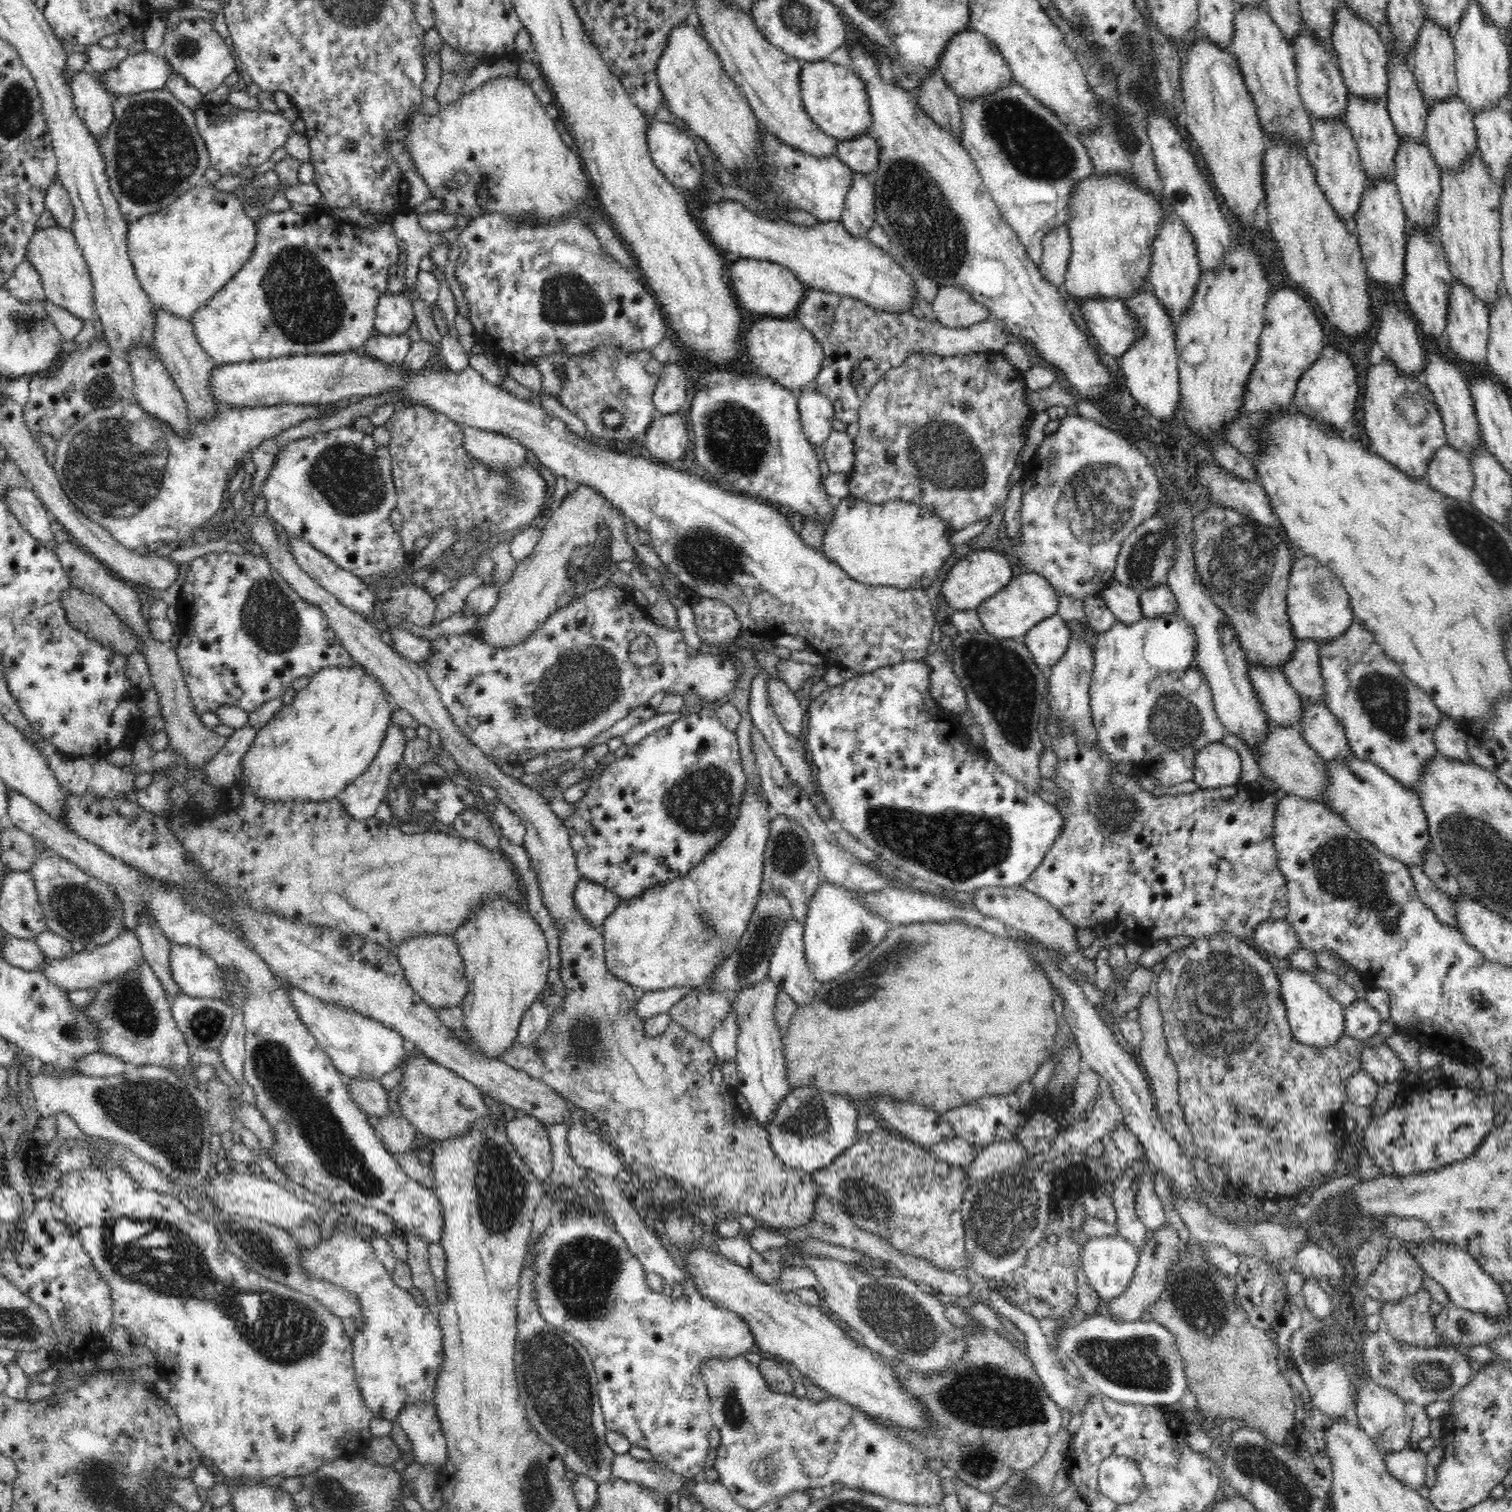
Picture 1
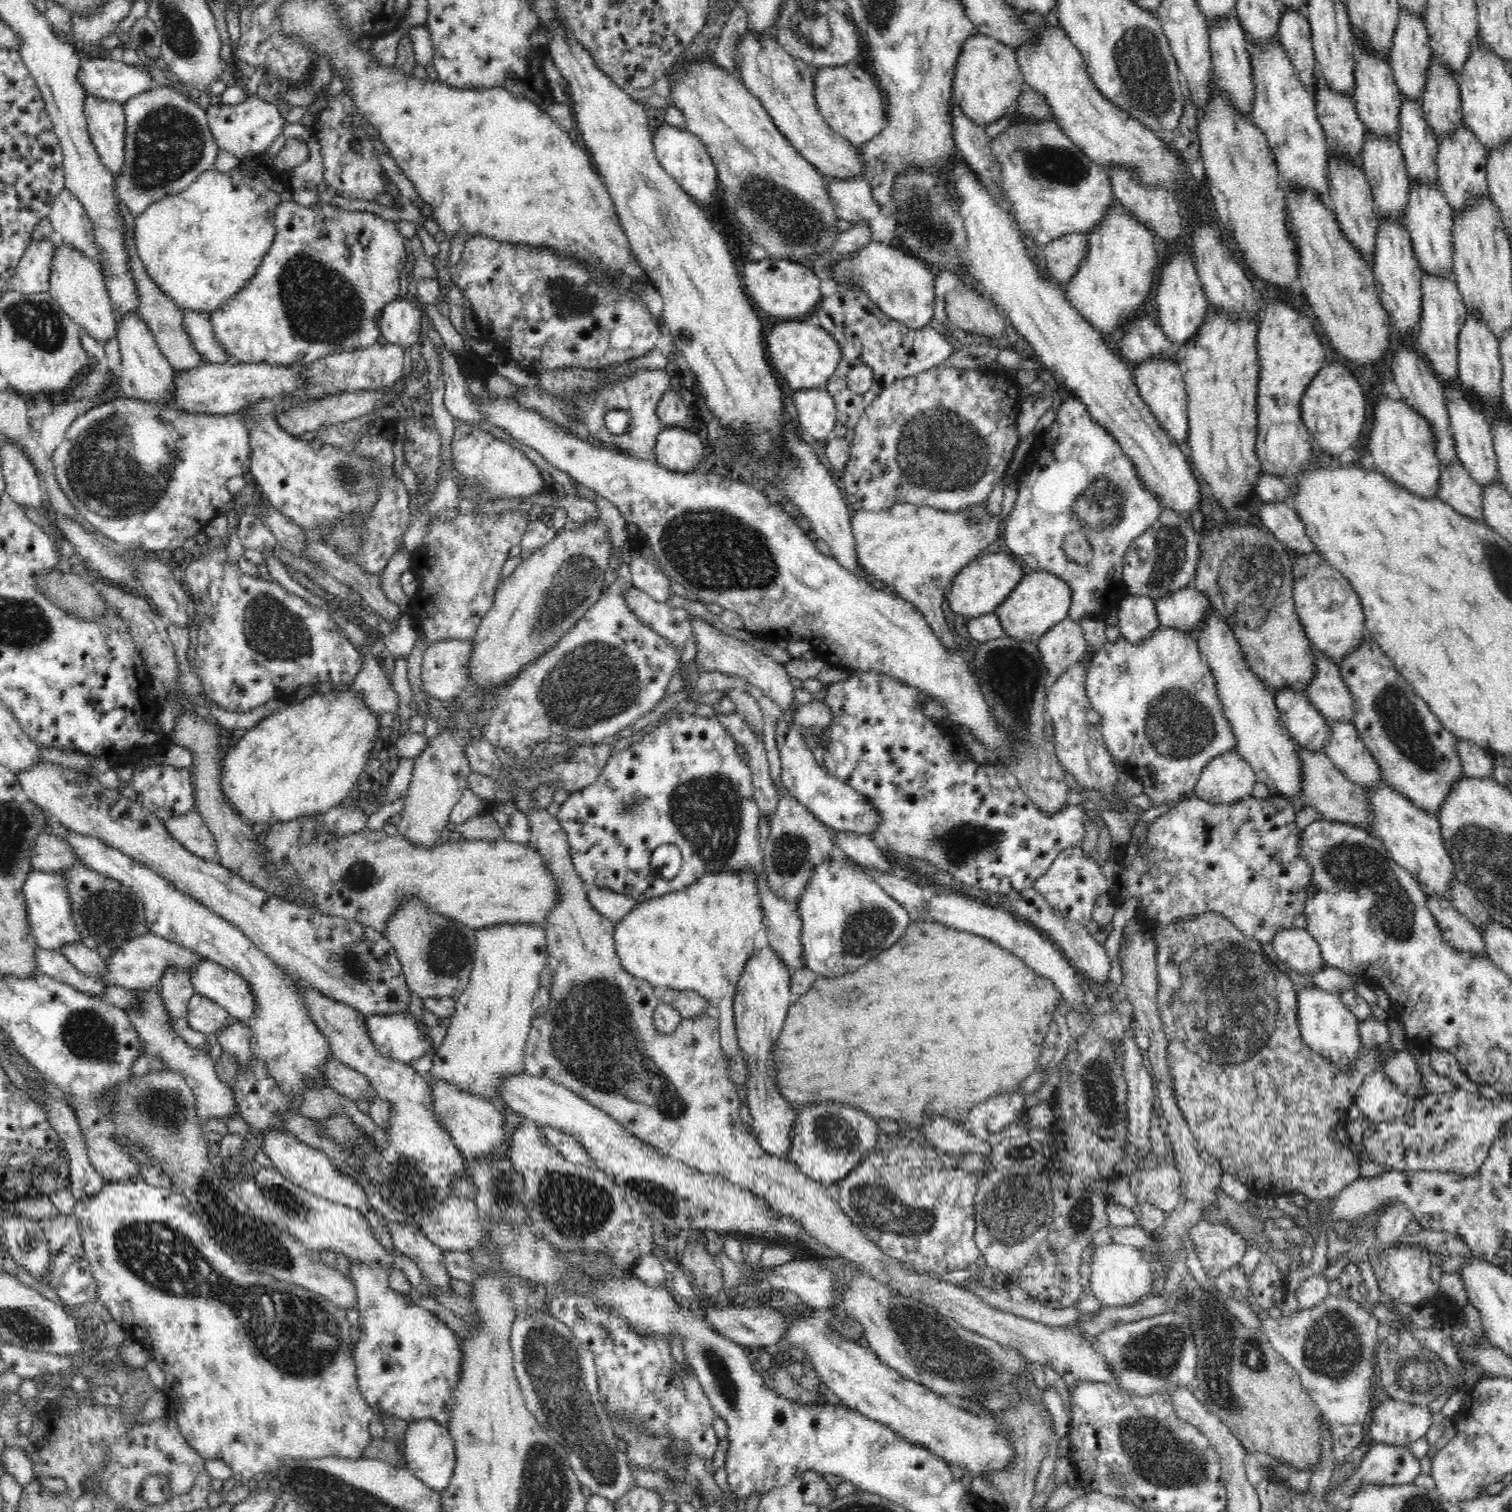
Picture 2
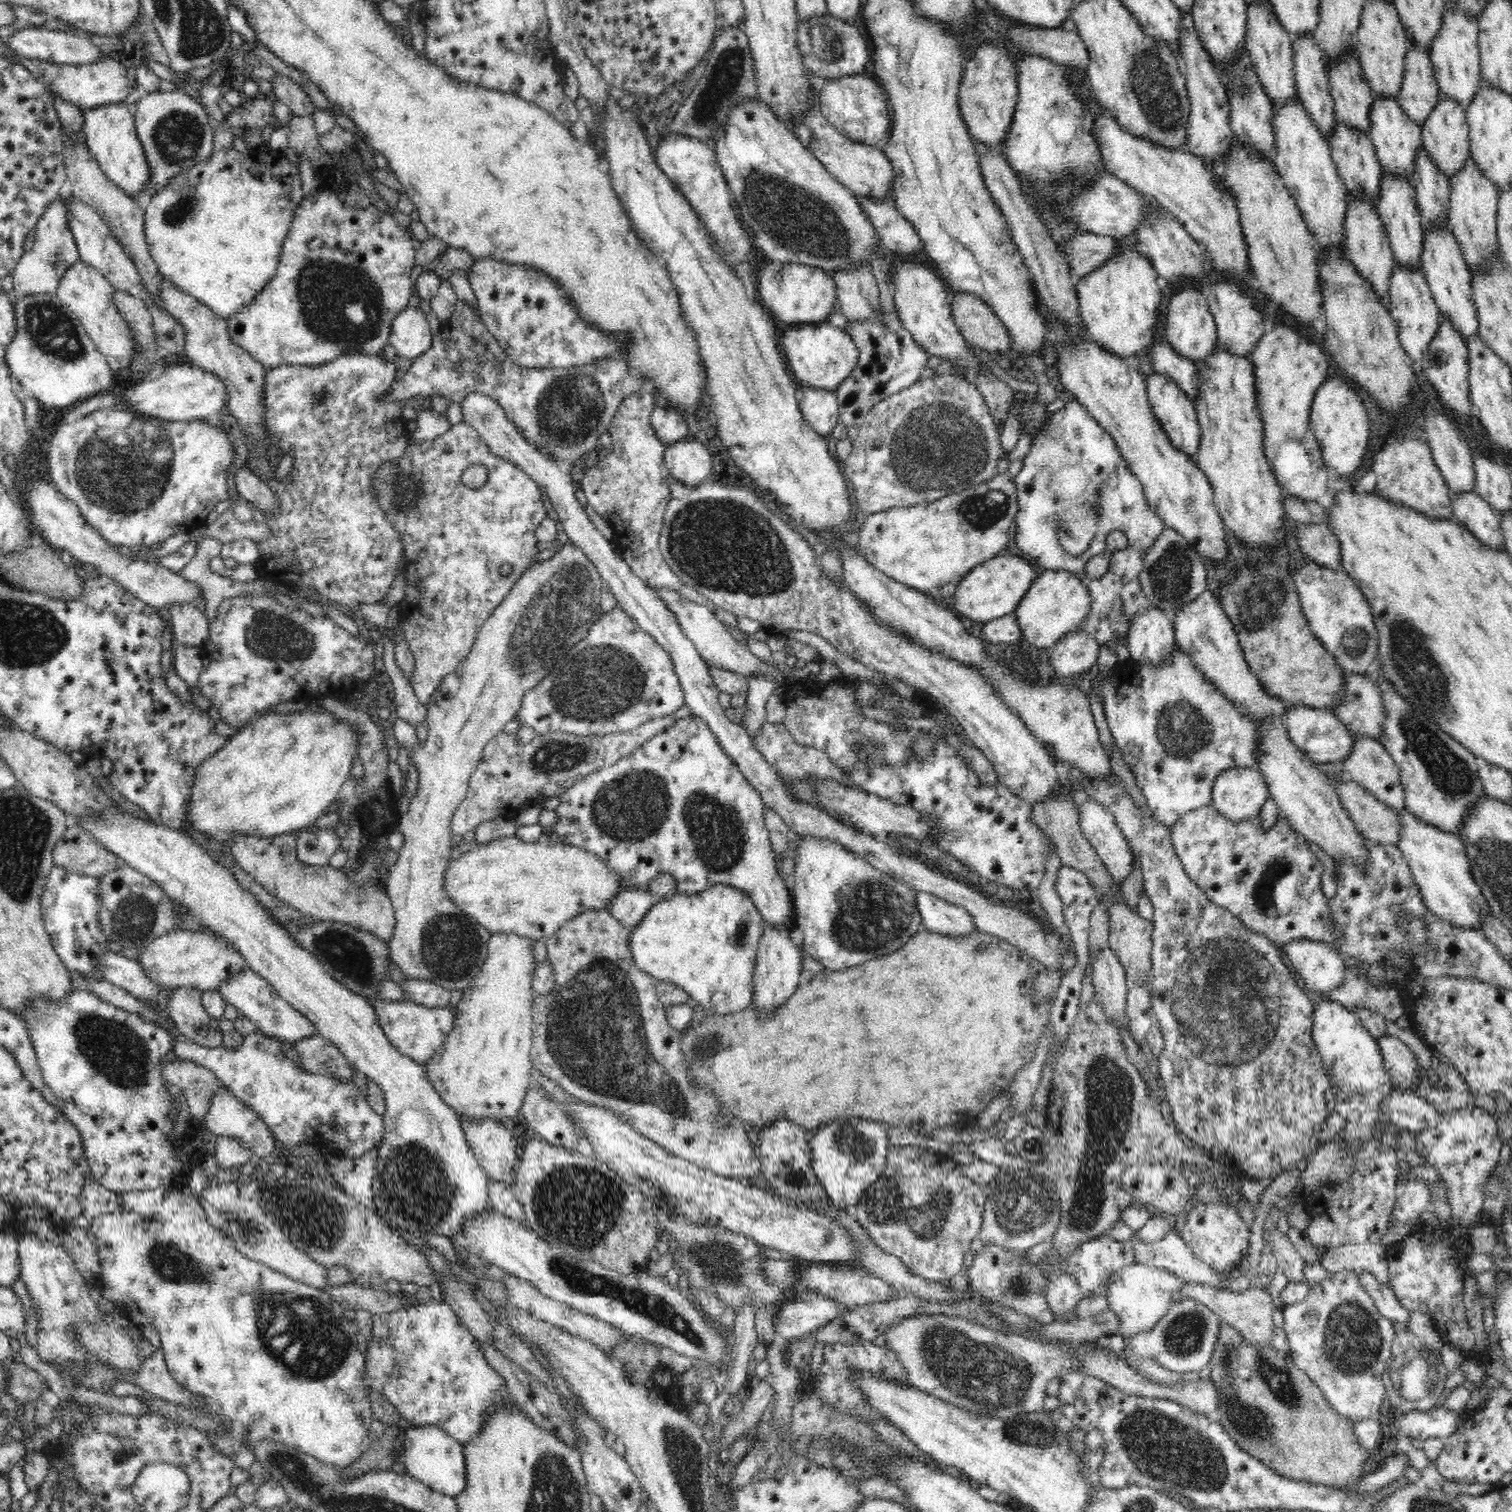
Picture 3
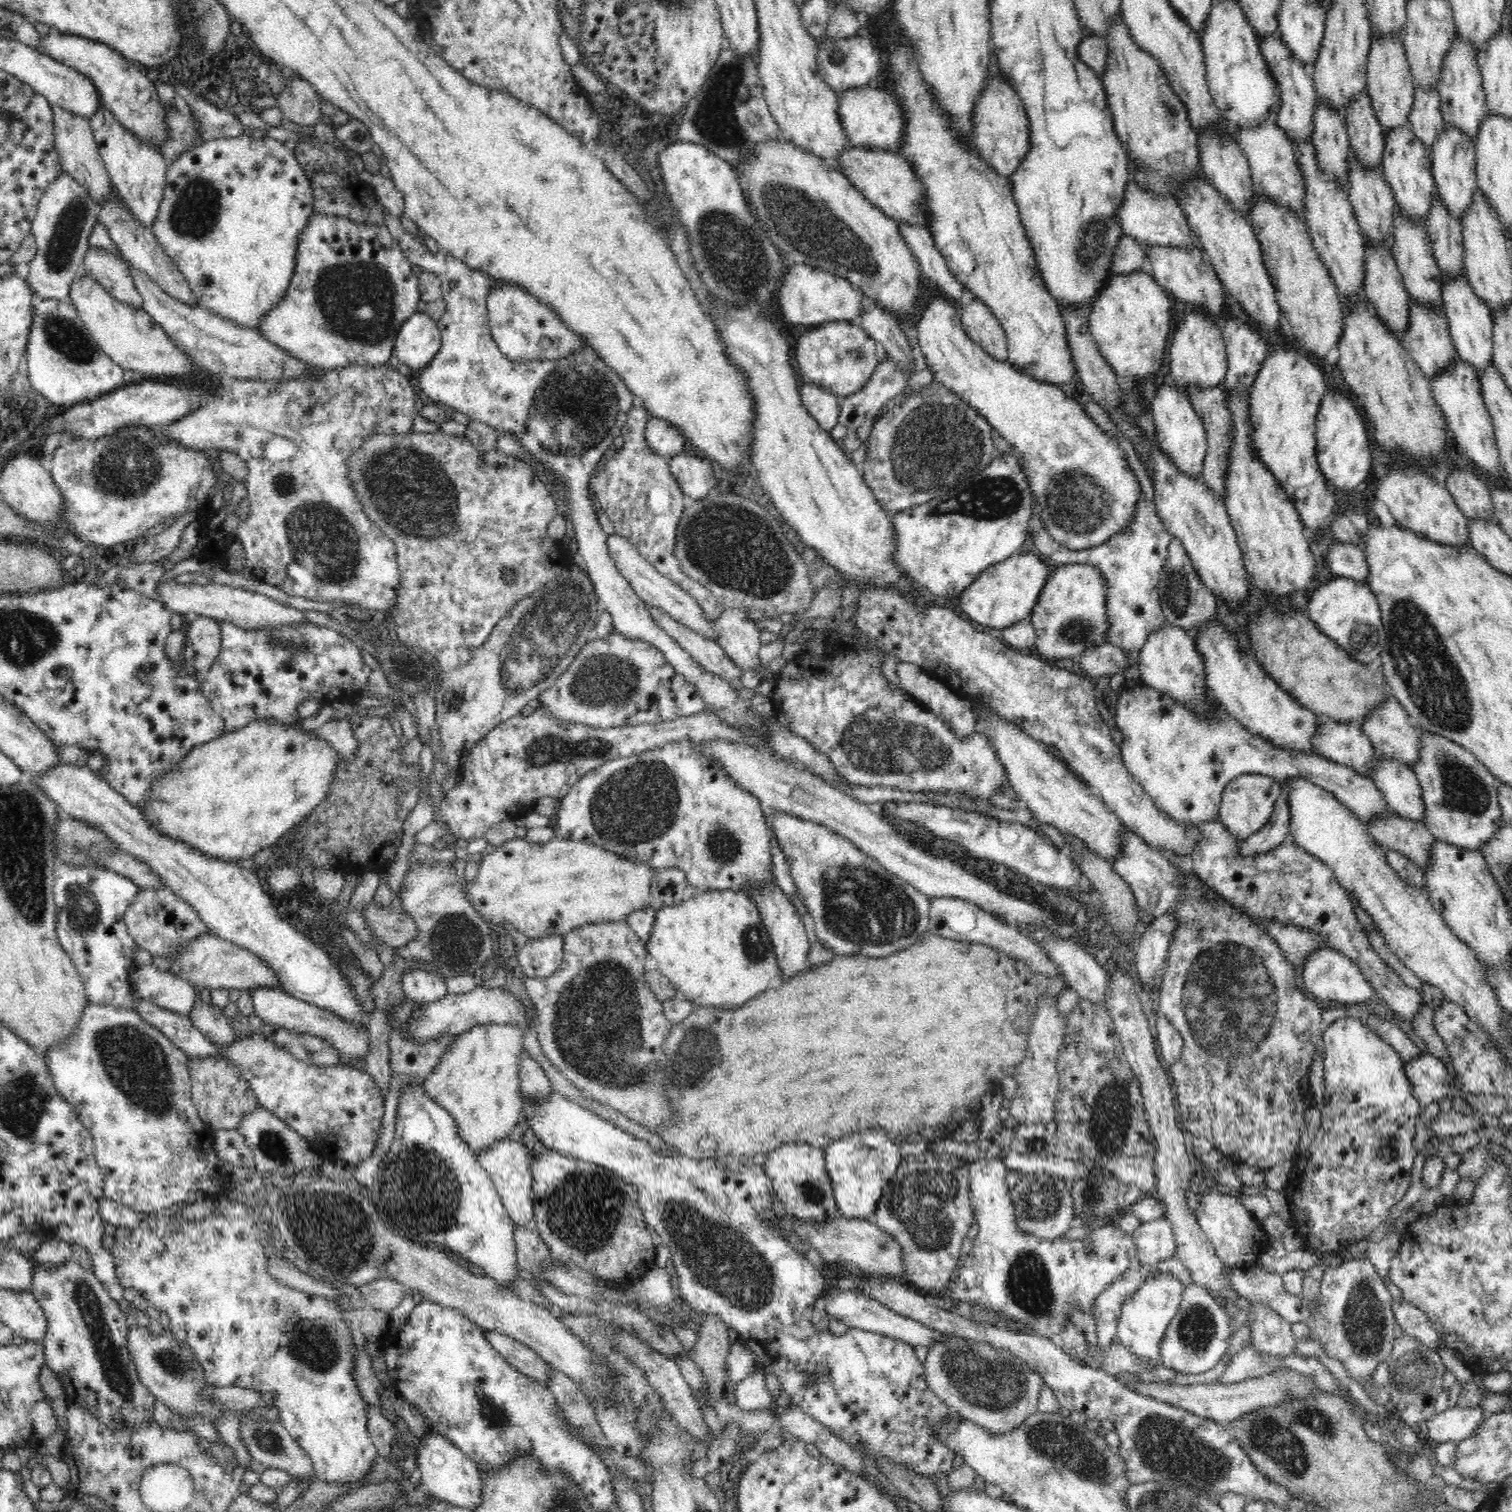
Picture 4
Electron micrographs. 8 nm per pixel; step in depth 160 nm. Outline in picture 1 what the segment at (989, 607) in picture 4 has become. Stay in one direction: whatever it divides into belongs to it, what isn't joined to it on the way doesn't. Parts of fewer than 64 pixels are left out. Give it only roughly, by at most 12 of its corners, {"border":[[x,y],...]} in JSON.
{"border":[[974,549],[946,572],[940,592],[975,610],[1013,579],[1014,558]]}

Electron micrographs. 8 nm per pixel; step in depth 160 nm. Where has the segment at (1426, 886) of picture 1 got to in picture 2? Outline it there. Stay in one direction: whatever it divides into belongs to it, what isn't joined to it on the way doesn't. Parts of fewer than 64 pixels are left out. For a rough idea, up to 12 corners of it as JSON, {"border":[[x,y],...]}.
{"border":[[1445,894],[1427,900],[1447,944],[1489,959],[1481,932]]}

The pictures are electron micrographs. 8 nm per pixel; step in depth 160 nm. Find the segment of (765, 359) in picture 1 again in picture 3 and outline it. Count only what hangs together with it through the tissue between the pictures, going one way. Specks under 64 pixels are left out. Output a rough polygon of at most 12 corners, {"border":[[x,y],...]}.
{"border":[[790,326],[779,341],[802,388],[835,392],[858,364],[844,330]]}

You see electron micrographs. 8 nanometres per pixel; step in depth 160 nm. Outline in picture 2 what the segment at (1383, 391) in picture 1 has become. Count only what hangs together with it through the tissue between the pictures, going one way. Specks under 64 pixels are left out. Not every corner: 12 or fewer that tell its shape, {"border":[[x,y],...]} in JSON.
{"border":[[1392,387],[1374,408],[1374,468],[1436,497],[1430,423]]}

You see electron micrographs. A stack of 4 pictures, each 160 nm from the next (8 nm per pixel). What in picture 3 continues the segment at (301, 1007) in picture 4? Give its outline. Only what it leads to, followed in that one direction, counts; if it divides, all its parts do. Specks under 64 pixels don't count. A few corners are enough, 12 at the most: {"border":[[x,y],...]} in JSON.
{"border":[[251,967],[217,986],[264,1035],[292,1044],[314,1034]]}

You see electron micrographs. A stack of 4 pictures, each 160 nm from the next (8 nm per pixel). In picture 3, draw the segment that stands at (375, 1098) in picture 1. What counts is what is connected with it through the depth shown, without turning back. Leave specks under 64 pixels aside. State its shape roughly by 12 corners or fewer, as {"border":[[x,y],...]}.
{"border":[[323,1036],[295,1043],[308,1072],[350,1082],[349,1060]]}

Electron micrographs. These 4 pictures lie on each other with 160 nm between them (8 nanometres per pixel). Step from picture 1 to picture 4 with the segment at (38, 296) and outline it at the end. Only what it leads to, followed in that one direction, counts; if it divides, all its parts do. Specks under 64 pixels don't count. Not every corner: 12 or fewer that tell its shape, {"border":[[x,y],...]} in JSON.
{"border":[[66,171],[31,224],[27,285],[70,301],[99,205]]}

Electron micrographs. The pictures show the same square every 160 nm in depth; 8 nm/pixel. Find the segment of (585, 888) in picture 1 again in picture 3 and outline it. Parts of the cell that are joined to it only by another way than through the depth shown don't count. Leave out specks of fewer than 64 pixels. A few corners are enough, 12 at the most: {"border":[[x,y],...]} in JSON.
{"border":[[624,888],[607,909],[631,931],[656,900],[648,891]]}

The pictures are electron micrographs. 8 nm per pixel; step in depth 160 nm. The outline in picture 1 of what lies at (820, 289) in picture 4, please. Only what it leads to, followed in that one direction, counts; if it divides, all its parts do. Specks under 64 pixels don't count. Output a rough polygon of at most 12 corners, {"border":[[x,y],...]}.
{"border":[[730,259],[738,304],[758,314],[793,316],[806,292],[789,268]]}

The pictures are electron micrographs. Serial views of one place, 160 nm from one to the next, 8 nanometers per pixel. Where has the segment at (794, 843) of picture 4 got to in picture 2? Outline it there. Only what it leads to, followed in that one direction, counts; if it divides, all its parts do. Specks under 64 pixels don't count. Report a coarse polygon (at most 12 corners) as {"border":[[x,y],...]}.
{"border":[[853,861],[820,862],[798,908],[804,966],[834,978],[909,912]]}

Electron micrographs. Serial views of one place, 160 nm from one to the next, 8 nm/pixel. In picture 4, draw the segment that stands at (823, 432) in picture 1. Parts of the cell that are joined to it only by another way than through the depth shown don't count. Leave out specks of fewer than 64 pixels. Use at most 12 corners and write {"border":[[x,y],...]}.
{"border":[[817,385],[800,388],[801,402],[830,432],[839,420],[840,399]]}

